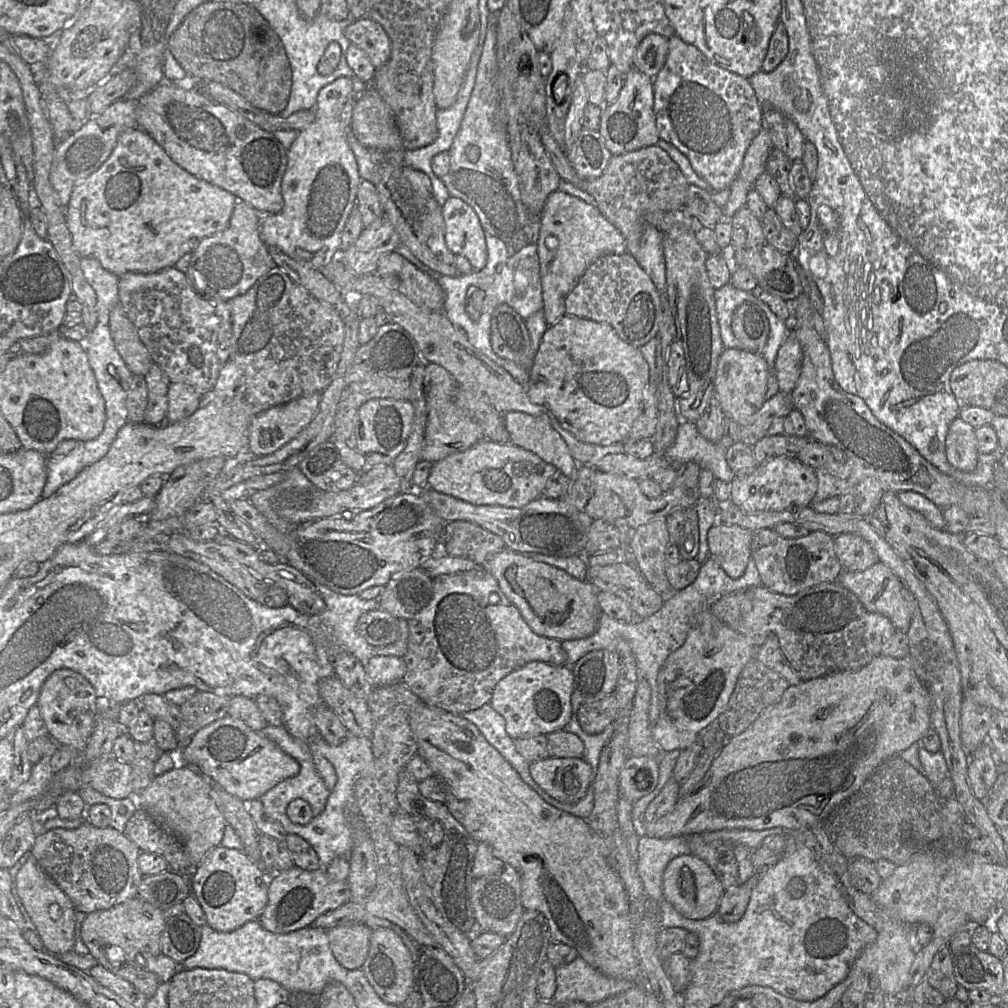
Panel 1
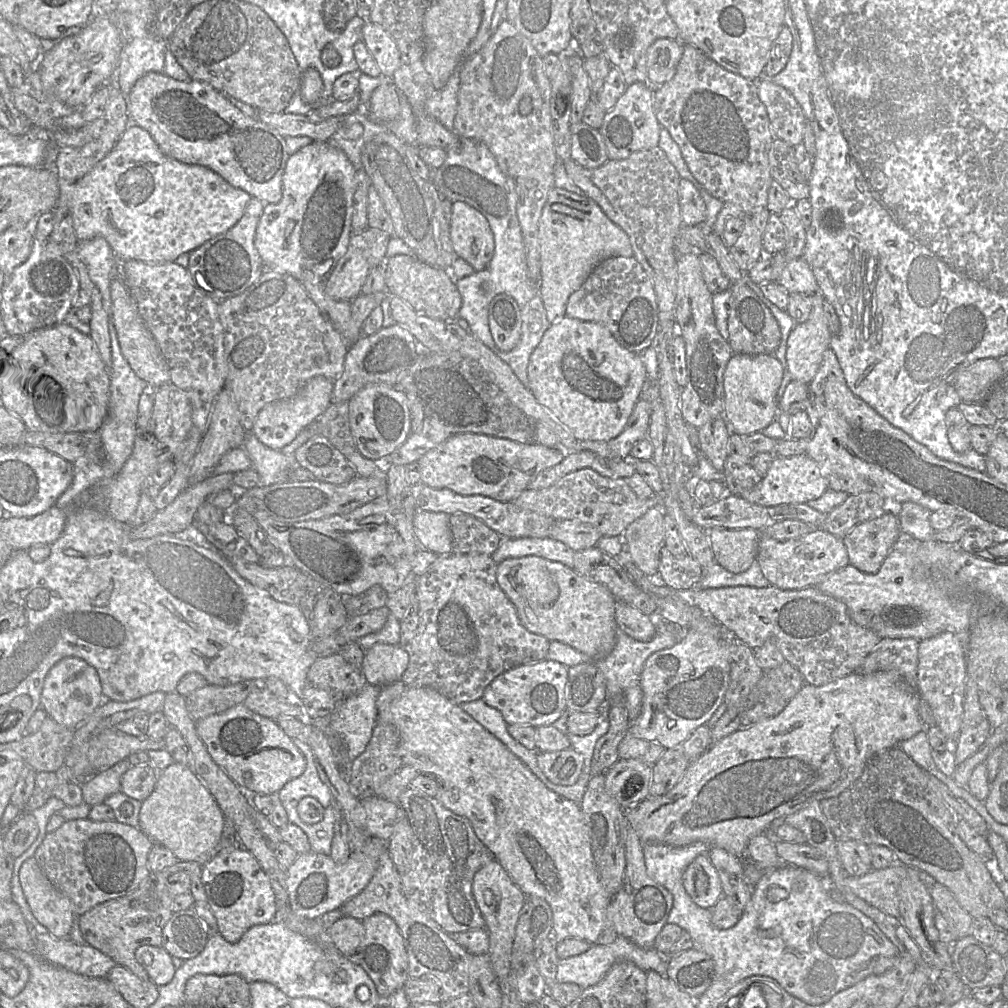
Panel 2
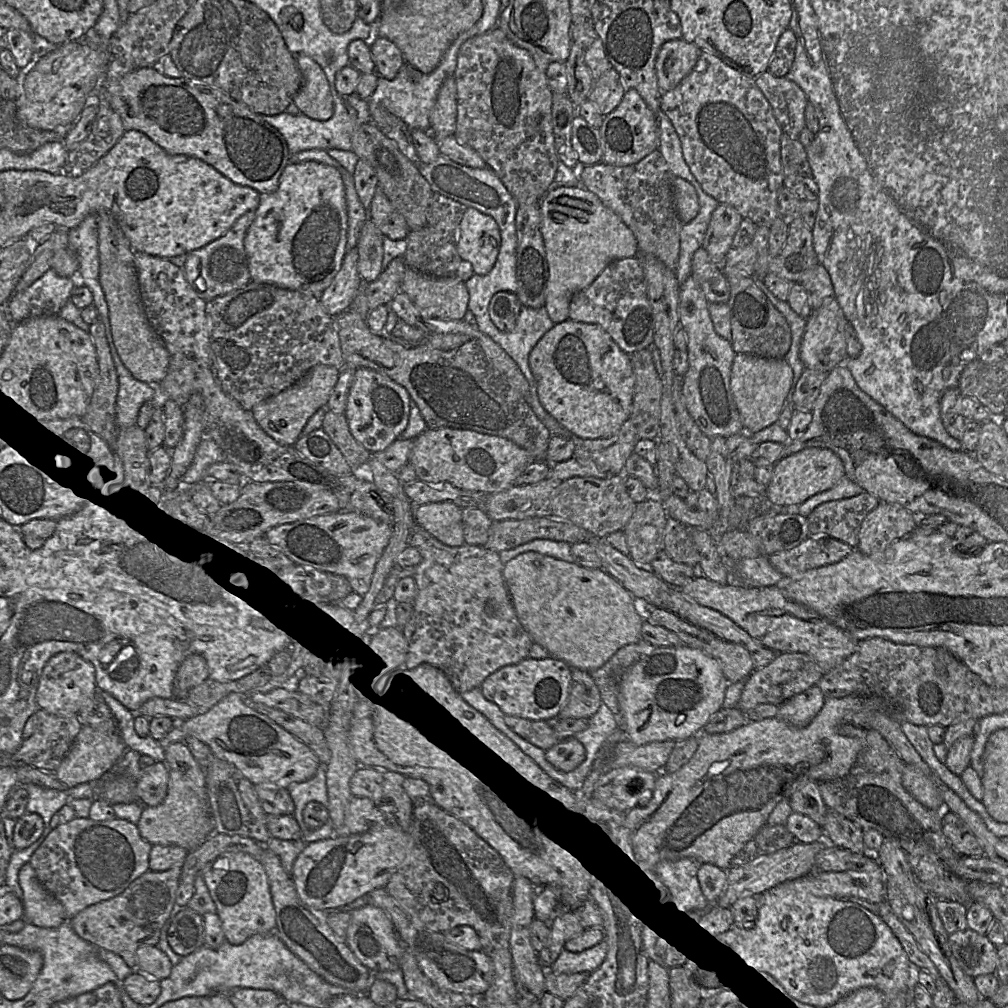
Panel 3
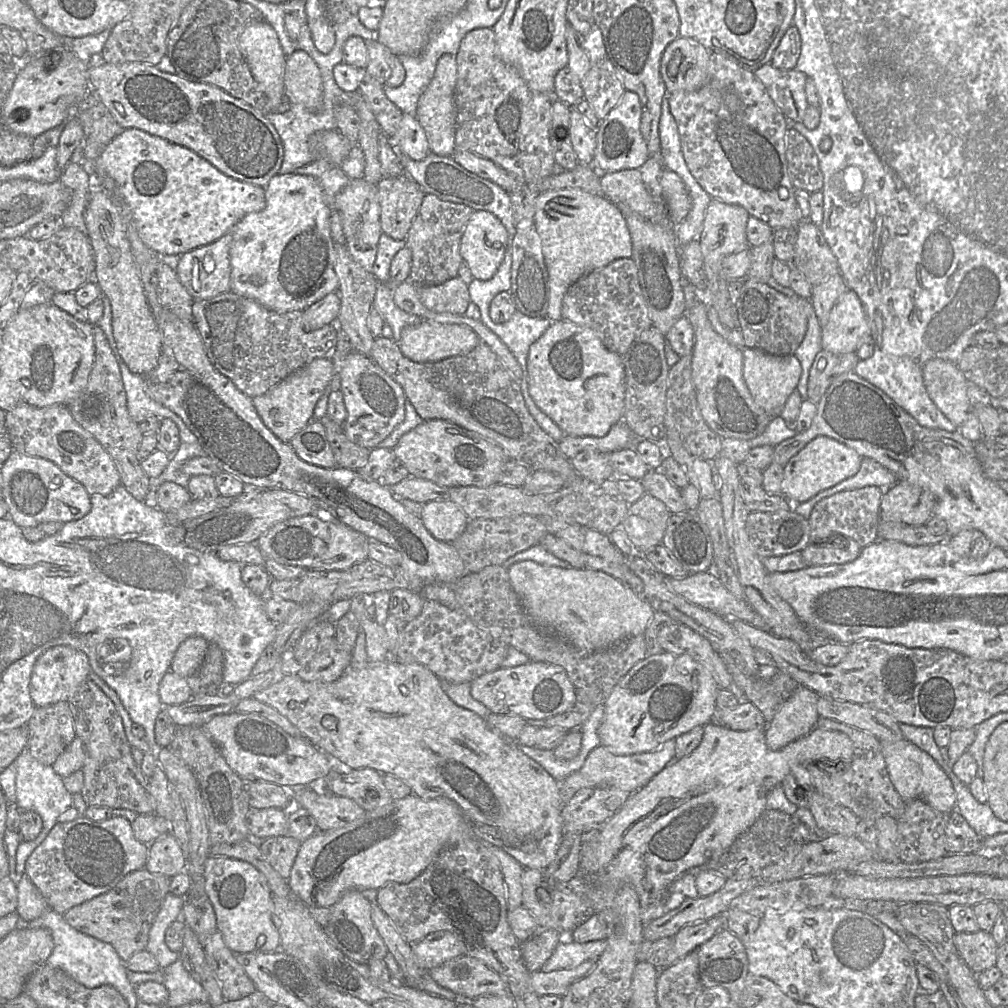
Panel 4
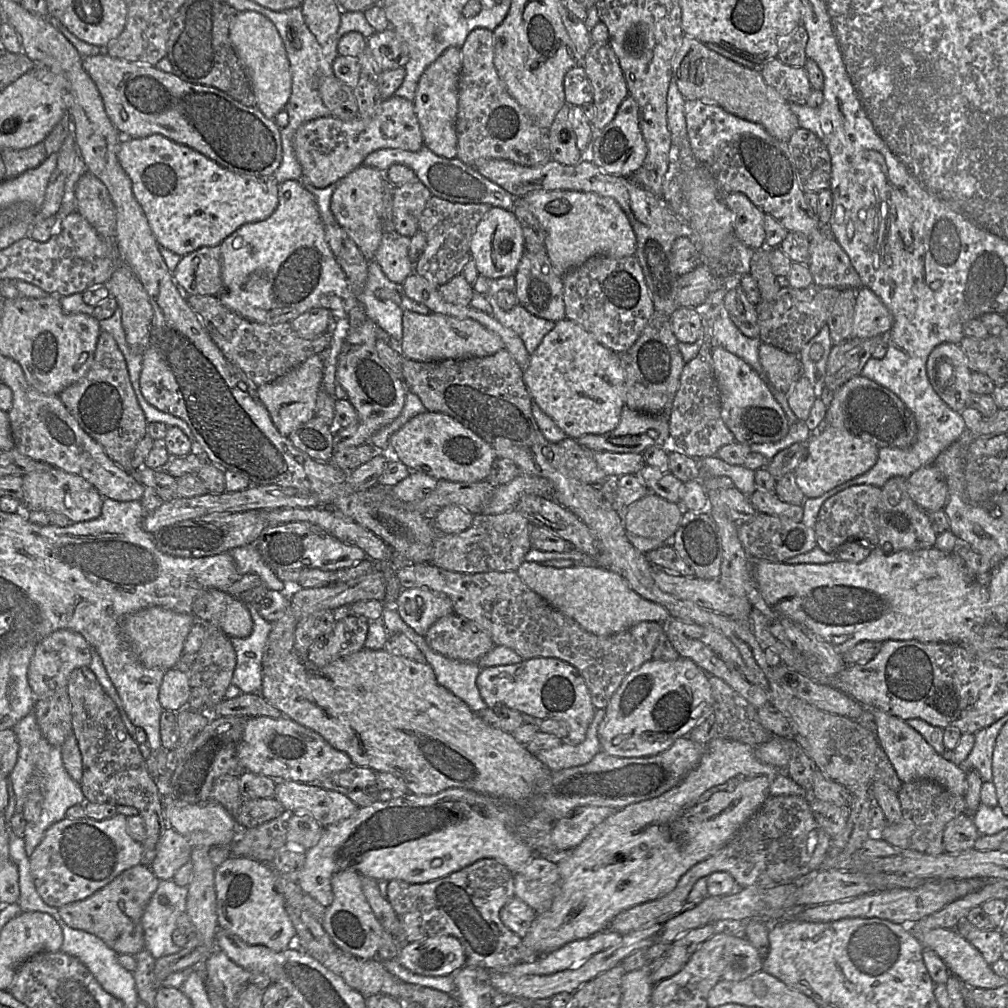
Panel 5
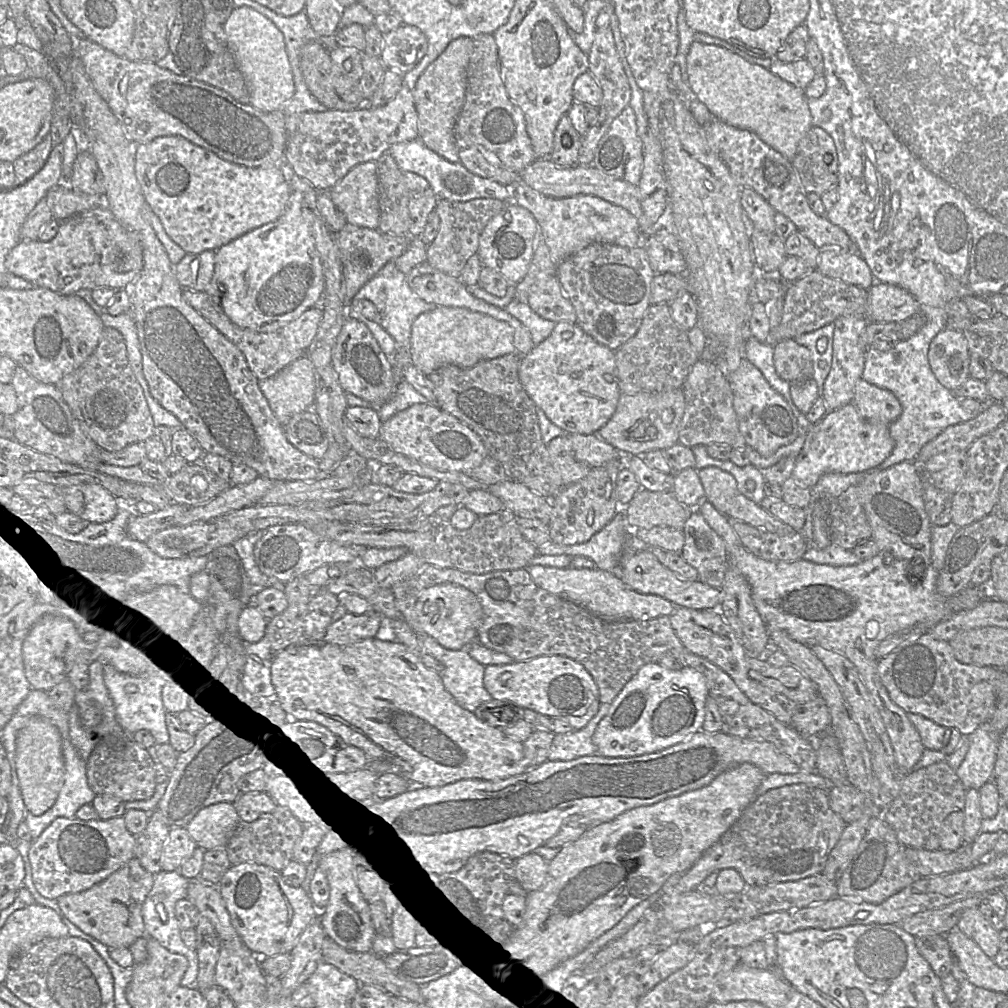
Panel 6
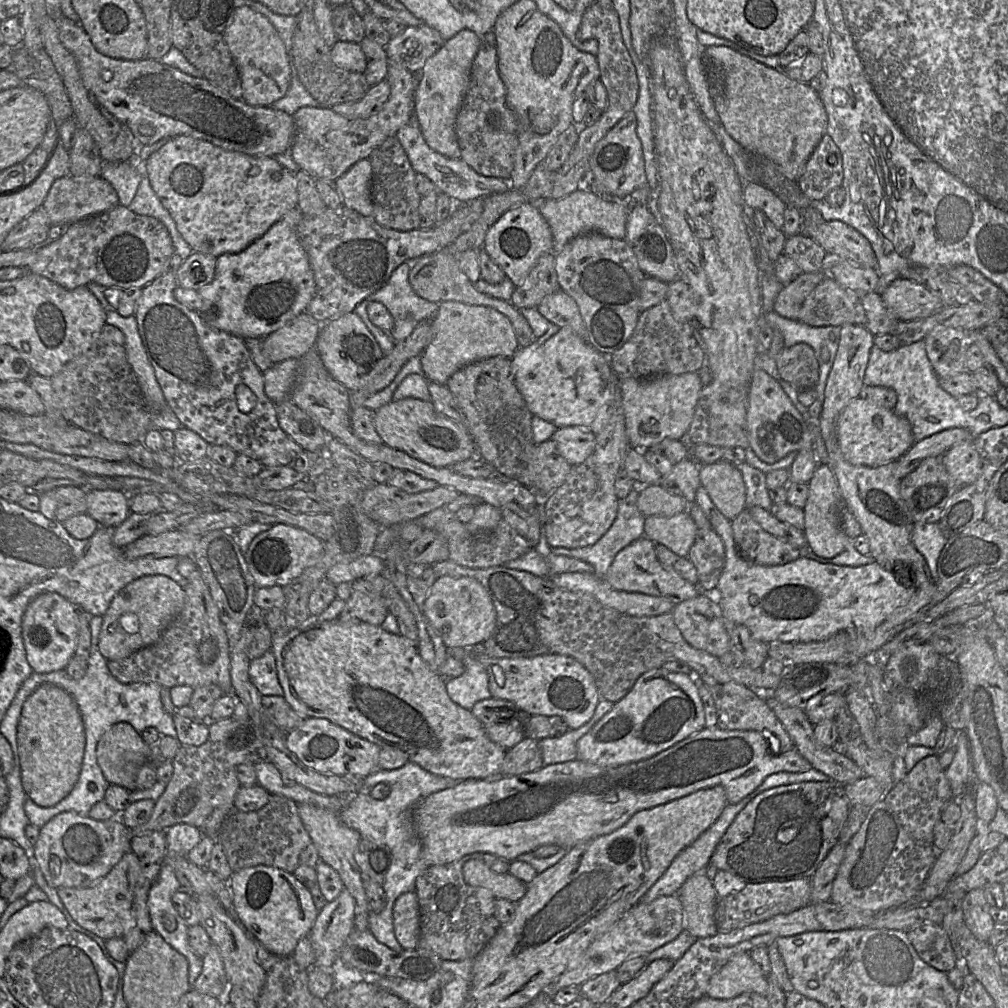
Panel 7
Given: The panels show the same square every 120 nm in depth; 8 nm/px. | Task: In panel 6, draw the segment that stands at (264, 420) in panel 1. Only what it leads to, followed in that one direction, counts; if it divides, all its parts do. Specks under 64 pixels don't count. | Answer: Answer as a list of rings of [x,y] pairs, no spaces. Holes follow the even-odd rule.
[[[306,355],[294,360],[273,376],[259,380],[258,386],[281,424],[287,423],[295,414],[311,410],[314,407],[314,366]]]

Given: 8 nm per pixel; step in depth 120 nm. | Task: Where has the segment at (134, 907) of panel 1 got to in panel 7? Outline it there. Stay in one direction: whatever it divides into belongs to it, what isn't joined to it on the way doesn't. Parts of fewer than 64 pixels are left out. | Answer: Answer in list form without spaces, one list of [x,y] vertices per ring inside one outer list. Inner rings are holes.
[[[130,850],[120,861],[94,886],[86,888],[60,887],[58,895],[71,917],[84,929],[103,940],[121,937],[134,927],[132,914],[134,890],[141,876],[141,867],[137,856]]]

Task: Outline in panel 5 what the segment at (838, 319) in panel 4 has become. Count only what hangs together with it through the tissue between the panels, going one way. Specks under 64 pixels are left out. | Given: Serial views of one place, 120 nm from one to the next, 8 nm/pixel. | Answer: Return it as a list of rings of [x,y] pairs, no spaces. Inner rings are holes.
[[[870,289],[856,290],[852,338],[871,338],[888,333],[893,316],[881,299]]]

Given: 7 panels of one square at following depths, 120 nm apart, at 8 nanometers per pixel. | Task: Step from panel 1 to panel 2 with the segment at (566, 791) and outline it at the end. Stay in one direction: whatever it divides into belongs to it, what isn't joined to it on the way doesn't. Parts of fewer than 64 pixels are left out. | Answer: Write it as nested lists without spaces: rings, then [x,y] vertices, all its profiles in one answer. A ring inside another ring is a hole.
[[[570,747],[554,752],[538,752],[537,764],[550,782],[570,786],[578,780],[583,769],[584,758]]]

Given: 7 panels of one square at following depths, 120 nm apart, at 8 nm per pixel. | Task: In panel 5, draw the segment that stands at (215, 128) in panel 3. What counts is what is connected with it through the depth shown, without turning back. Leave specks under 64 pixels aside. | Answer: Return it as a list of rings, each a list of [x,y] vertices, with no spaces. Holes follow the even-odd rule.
[[[104,50],[98,55],[83,57],[82,65],[97,86],[107,116],[120,134],[124,135],[123,138],[137,139],[159,134],[241,176],[269,178],[280,166],[280,128],[274,119],[265,117],[257,107],[245,106],[214,87],[185,82],[175,74],[160,71],[153,65],[111,57]]]

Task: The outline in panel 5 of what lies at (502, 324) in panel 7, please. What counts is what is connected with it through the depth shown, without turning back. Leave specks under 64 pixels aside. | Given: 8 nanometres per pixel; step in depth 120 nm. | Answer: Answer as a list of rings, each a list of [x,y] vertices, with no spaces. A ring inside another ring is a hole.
[[[405,311],[402,316],[401,355],[415,361],[467,359],[490,356],[504,348],[501,338],[473,319],[430,312],[427,315]]]

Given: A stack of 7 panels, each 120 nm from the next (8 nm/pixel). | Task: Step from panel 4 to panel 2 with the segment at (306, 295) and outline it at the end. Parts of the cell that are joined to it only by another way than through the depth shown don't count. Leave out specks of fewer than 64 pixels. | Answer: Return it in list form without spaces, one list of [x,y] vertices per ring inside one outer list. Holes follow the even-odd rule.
[[[312,141],[309,145],[302,147],[297,152],[289,156],[282,175],[282,198],[276,204],[264,204],[264,211],[256,230],[254,243],[265,269],[290,274],[300,282],[322,282],[326,280],[334,266],[347,251],[350,238],[353,235],[351,224],[353,215],[353,197],[357,182],[357,174],[358,171],[354,168],[353,164],[347,158],[345,153],[341,149],[334,146],[330,141]]]

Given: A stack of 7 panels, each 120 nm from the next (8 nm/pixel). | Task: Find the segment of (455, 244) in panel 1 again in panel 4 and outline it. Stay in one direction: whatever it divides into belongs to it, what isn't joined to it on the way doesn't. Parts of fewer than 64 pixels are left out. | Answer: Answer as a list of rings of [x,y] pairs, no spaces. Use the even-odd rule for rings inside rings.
[[[485,210],[473,212],[459,248],[473,278],[489,280],[494,276],[503,261],[507,241],[507,230],[495,215]]]

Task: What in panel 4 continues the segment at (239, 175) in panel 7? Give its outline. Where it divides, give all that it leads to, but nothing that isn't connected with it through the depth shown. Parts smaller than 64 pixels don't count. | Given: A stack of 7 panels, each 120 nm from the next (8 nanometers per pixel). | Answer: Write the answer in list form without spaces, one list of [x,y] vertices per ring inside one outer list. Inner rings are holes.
[[[139,129],[123,130],[88,169],[94,186],[101,186],[101,177],[114,181],[132,213],[140,239],[160,256],[182,256],[209,245],[230,232],[244,216],[266,207],[265,188],[230,178],[195,152]]]

